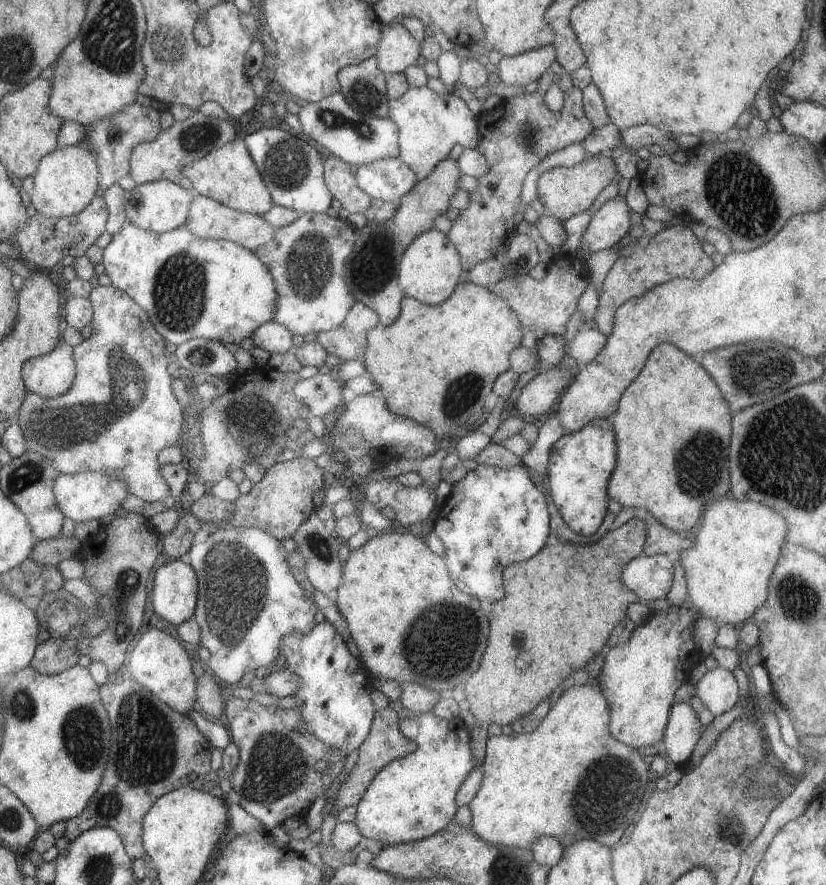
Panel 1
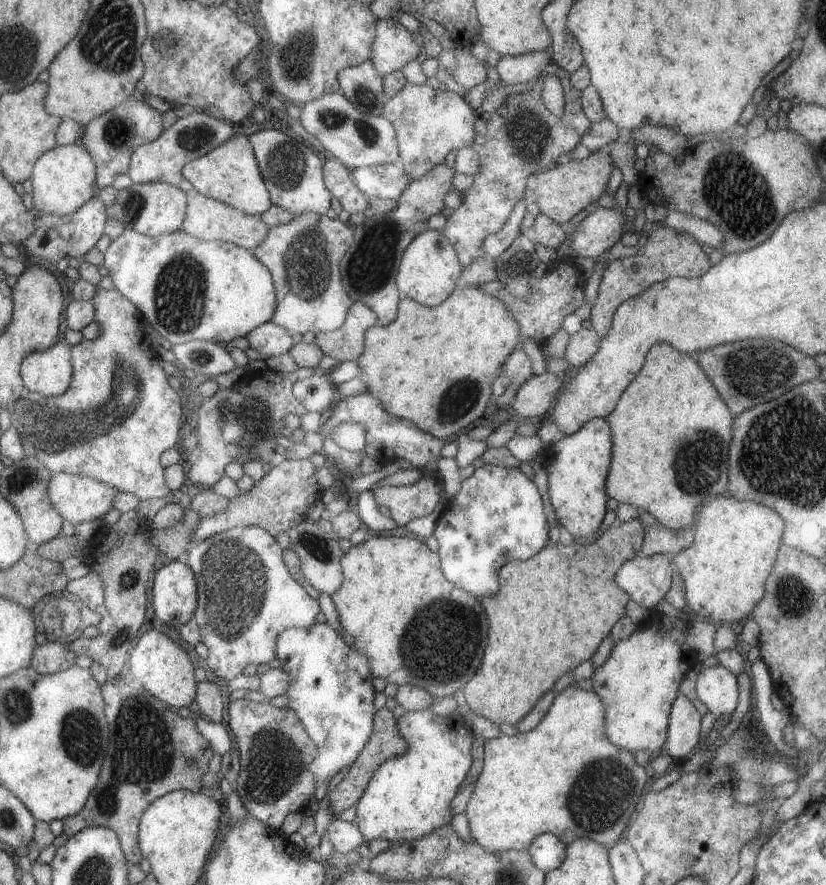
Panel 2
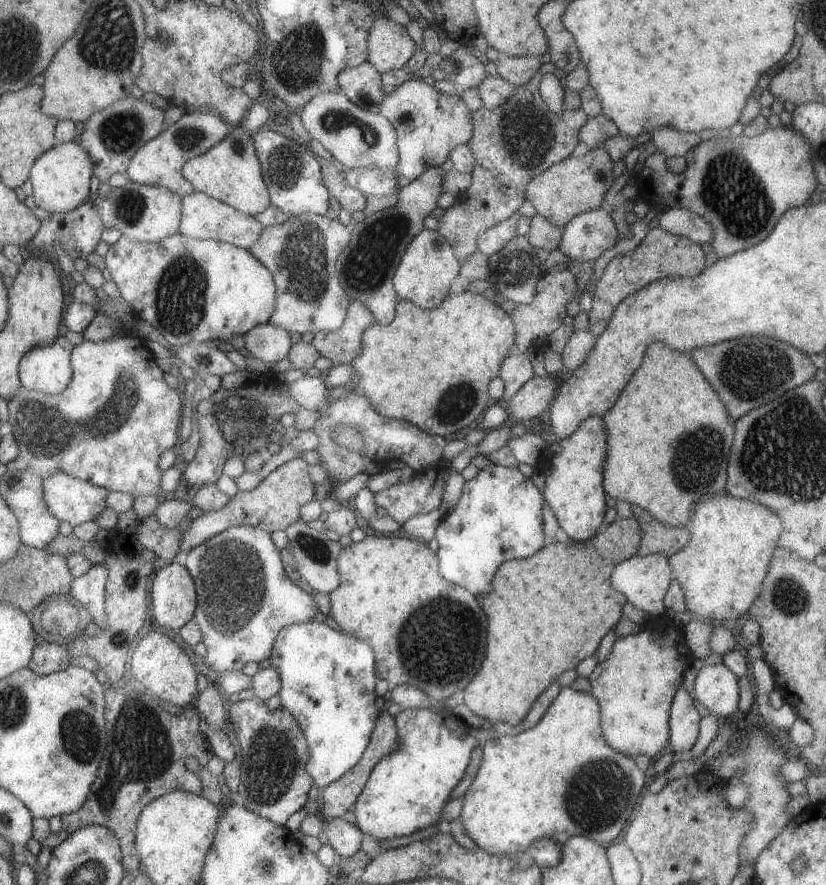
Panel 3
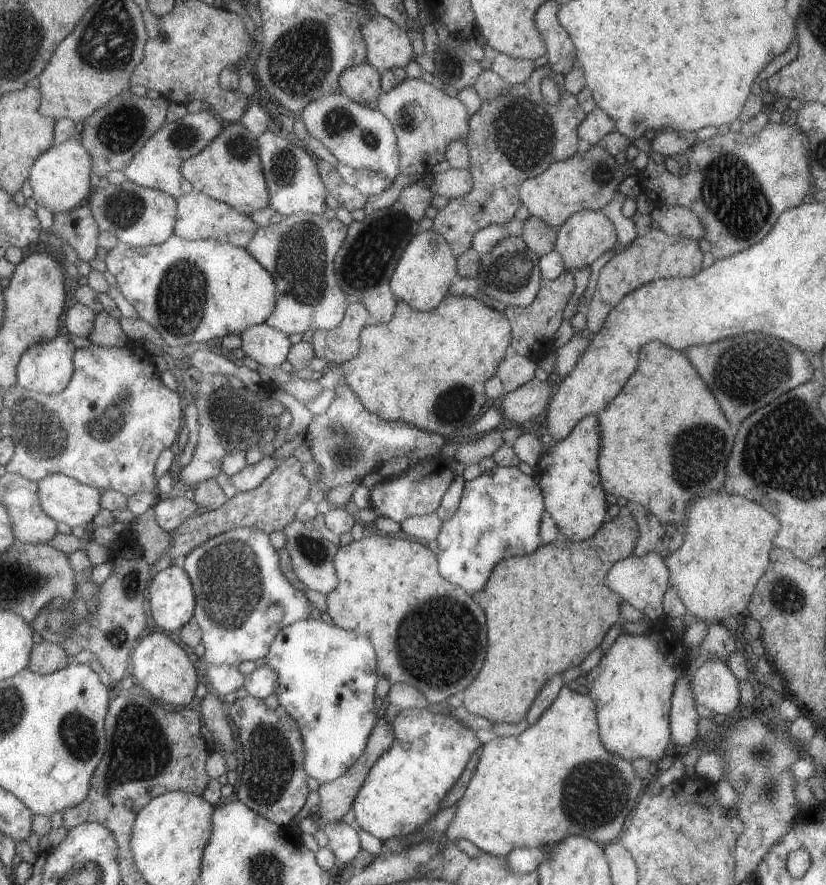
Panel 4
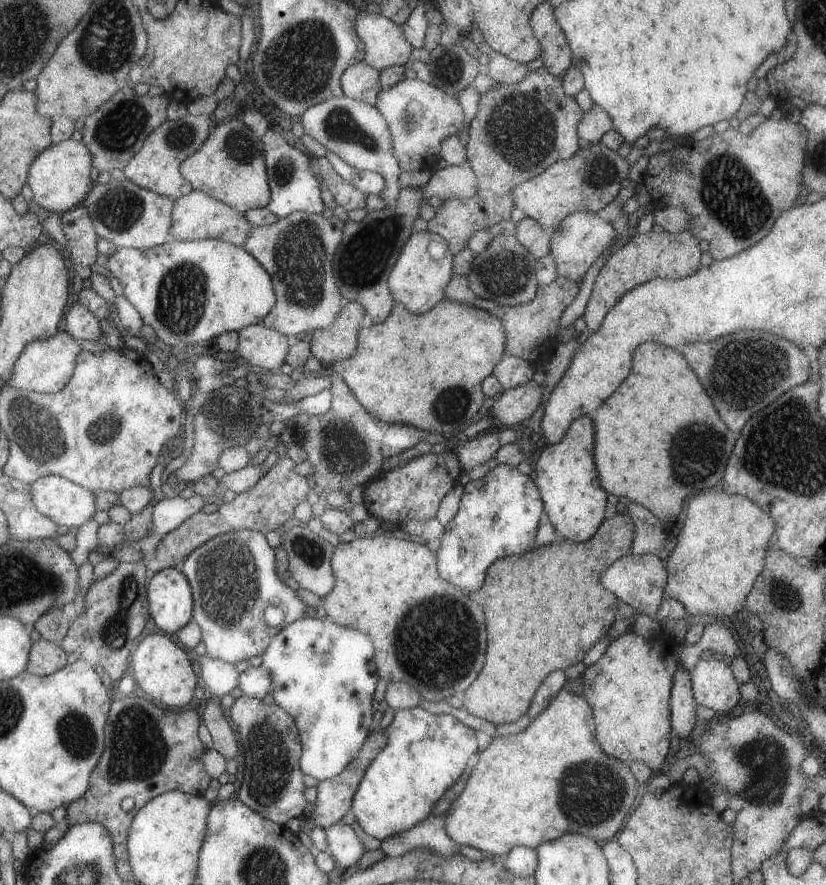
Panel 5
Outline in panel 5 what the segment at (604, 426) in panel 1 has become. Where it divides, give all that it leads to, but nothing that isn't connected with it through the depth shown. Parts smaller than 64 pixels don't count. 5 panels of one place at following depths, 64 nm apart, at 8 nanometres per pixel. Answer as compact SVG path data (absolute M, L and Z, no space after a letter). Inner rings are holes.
M590 415L576 418L569 424L561 442L548 445L539 452L532 473L539 490L544 512L550 525L563 539L580 543L591 538L603 519L609 514L607 493L601 488L593 460L595 430Z

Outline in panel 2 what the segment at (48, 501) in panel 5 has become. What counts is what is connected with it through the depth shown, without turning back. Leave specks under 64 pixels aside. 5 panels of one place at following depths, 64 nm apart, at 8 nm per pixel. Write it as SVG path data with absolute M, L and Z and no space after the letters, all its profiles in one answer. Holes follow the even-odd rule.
M53 473L47 482L47 494L53 510L72 525L101 519L113 508L113 496L119 494L113 486L93 478L67 473Z

